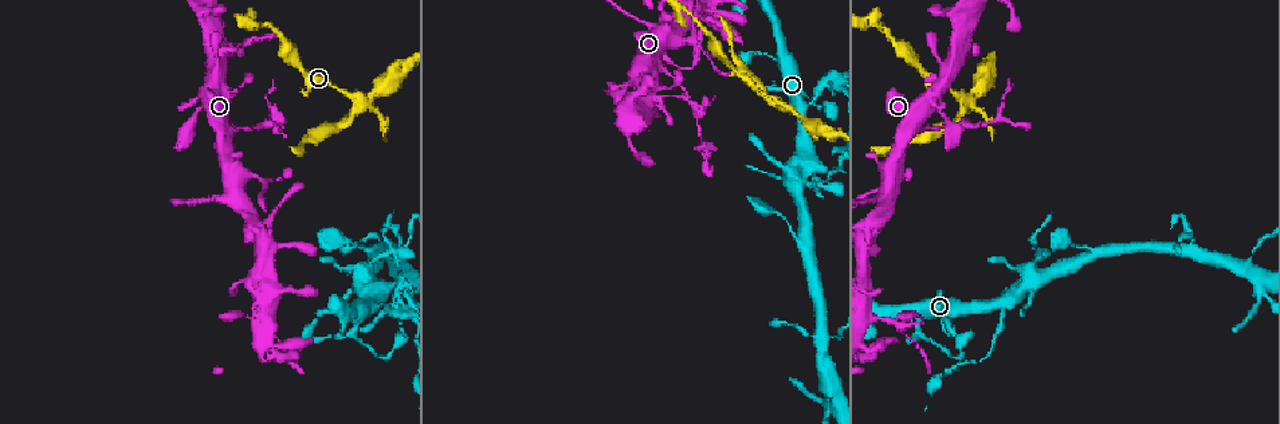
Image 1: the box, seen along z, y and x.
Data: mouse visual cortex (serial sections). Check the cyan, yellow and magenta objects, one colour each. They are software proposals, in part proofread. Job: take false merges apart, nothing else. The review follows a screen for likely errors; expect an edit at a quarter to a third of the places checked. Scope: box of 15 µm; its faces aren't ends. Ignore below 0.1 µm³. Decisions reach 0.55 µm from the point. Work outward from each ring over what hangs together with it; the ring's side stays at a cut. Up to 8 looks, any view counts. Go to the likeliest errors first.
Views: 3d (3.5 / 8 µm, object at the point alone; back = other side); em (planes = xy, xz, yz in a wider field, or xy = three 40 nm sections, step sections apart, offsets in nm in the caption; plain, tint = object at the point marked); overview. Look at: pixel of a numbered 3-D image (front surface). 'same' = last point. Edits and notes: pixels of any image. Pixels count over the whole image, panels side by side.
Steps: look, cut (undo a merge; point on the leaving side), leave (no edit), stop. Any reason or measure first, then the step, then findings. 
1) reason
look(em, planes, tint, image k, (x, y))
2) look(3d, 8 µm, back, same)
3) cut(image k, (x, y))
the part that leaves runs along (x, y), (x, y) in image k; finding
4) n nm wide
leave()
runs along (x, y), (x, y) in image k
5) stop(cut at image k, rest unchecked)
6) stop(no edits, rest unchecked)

a narrow waist
look(3d, 3.5 µm, back, image 1, (352, 99))

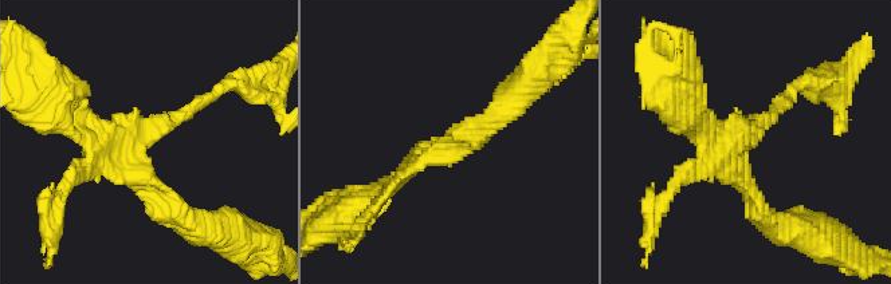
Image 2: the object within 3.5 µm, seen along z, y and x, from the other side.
look(em, planes, tint, image 2, (147, 135))

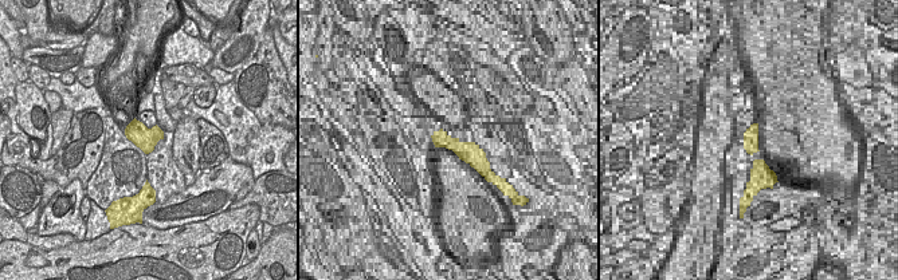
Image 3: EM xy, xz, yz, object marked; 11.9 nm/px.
cut(image 2, (149, 204))
the part that leaves runs along (106, 137), (36, 79) in image 2; two cells meet here

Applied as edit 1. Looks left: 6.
sharp bend
look(3d, 3.5 µm, image 1, (820, 83))

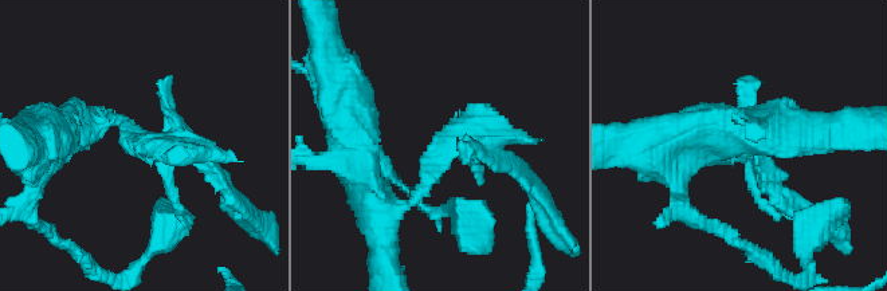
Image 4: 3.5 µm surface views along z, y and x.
now the EM
look(em, xy, step 5, plain, image 4, (146, 144))

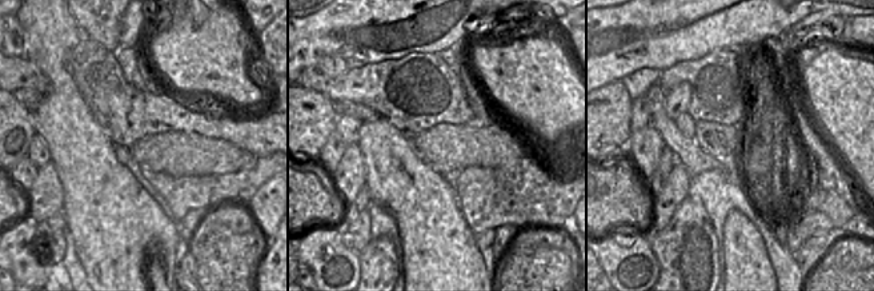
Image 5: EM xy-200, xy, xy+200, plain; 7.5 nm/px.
look(em, xy, step 5, tint, same)

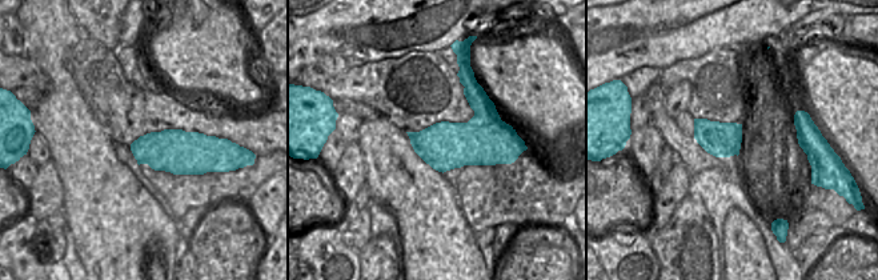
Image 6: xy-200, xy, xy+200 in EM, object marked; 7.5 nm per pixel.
leave()
runs along (98, 125), (192, 149), (218, 179) in image 4; all the same cell

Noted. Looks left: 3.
a narrow waist
look(3d, 3.5 µm, image 1, (1189, 247))

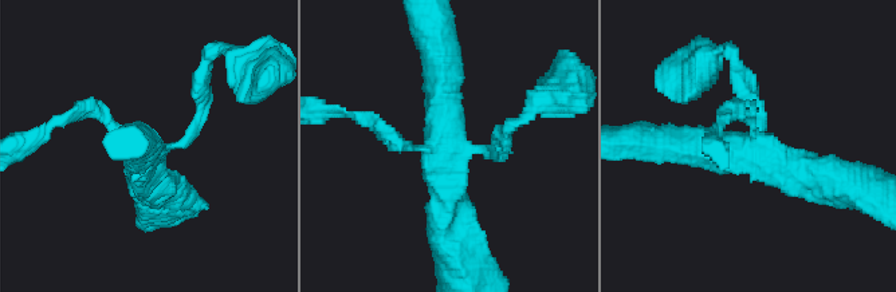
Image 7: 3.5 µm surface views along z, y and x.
shape alone is not enough
look(em, xy, step 3, tint, image 7, (755, 153))

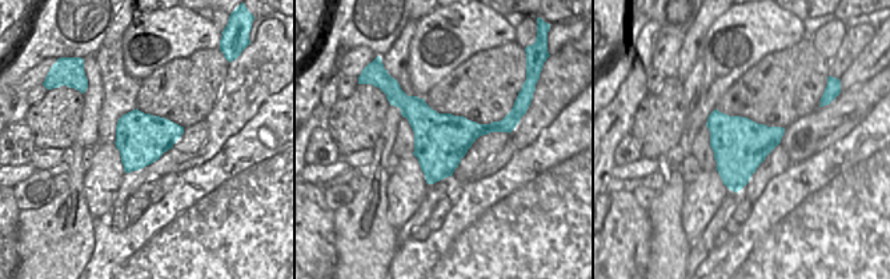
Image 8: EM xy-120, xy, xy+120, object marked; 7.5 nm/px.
leave()
runs along (665, 142), (765, 154), (830, 186) in image 7; continuous, no second cell

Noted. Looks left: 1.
stop(cut at image 2, rest unchecked)

